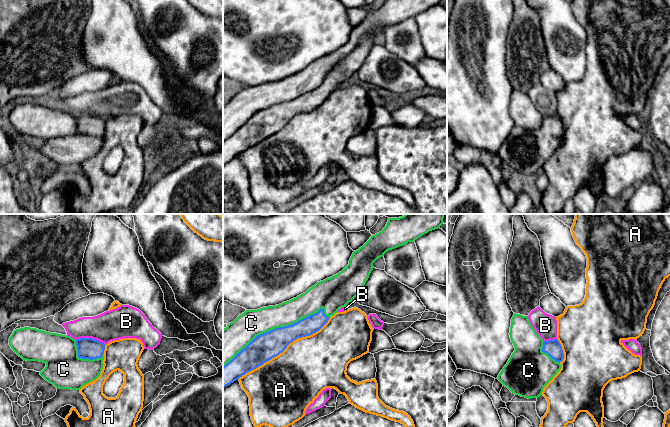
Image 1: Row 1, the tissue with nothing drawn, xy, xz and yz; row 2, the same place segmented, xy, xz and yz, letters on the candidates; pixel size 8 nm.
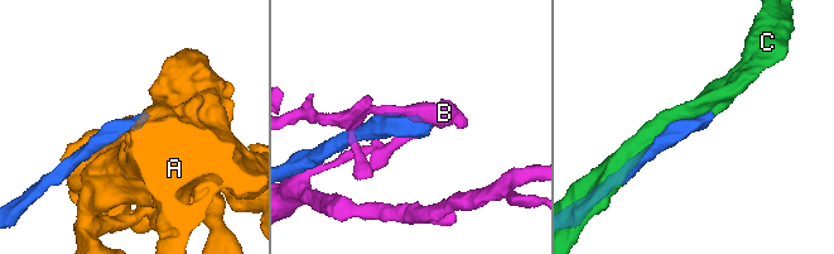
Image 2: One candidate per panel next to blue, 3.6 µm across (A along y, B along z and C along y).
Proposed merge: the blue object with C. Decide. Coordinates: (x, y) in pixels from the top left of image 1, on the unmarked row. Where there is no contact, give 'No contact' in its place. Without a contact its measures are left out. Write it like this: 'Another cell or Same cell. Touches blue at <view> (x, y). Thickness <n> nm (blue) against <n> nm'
Same cell. Touches blue at xz (277, 104). Thickness 220 nm (blue) against 220 nm

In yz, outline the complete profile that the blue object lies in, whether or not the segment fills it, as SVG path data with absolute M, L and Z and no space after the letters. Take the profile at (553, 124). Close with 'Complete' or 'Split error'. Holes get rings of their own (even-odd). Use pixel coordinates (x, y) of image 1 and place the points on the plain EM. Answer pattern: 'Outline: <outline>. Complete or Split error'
Outline: M516 89L509 111L515 126L497 155L515 171L538 174L561 145L562 122L558 115L544 117L528 93Z. Split error

